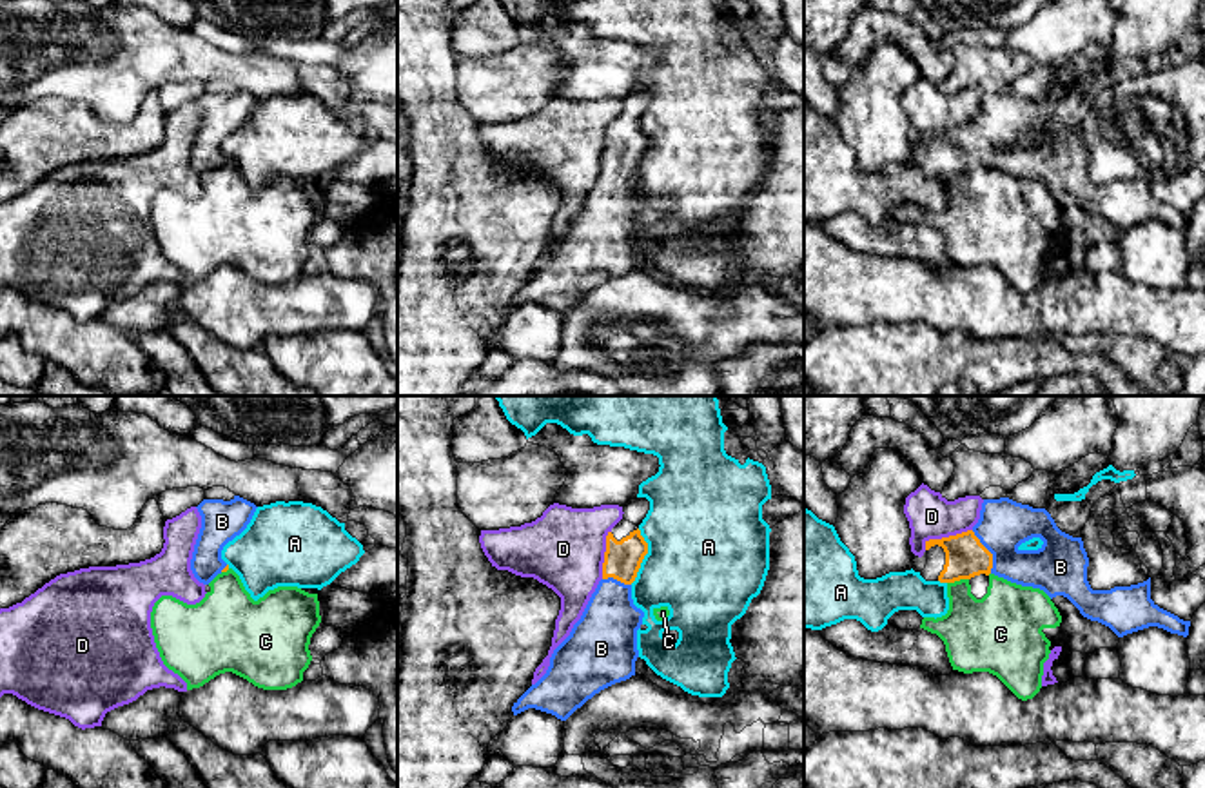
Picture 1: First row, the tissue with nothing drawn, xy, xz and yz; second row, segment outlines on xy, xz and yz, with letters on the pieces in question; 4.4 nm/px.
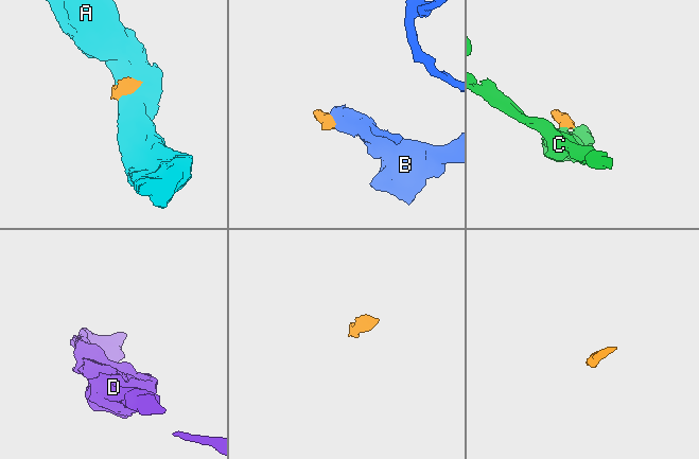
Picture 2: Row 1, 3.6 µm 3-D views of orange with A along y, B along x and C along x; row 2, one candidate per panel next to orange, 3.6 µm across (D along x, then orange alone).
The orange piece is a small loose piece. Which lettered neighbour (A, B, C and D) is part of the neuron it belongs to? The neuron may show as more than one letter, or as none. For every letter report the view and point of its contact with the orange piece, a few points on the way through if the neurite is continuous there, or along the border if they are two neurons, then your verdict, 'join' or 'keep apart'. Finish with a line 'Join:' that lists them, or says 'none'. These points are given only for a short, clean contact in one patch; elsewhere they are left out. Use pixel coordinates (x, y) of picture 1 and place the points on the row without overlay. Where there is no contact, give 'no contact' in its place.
A: meets orange in xz at (645, 147); keep apart
B: meets orange in yz at (989, 146); runs through yz (966, 149), (971, 146), (989, 146), (1004, 118); join
C: meets orange in yz at (957, 173); border along yz (968, 171), (948, 177); keep apart
D: meets orange in yz at (946, 131); keep apart
Join: B

